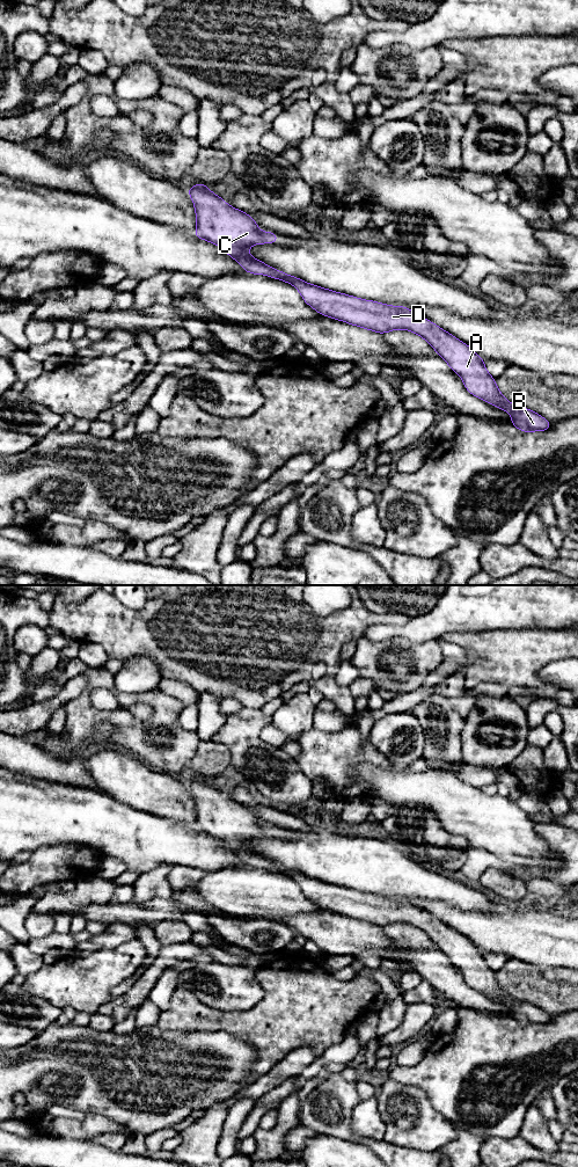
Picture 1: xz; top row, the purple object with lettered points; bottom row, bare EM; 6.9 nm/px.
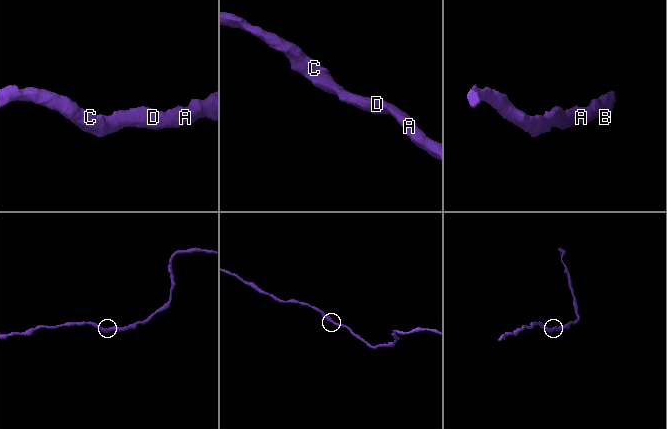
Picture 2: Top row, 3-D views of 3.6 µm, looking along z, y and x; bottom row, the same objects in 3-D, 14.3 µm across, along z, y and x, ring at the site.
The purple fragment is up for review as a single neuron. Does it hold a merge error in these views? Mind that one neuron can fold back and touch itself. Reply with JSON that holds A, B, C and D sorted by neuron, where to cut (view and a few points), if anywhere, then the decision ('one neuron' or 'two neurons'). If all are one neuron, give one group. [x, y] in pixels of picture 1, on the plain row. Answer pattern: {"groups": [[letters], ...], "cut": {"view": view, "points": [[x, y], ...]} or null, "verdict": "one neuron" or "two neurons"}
{"groups": [["A", "B", "C", "D"]], "cut": null, "verdict": "one neuron"}

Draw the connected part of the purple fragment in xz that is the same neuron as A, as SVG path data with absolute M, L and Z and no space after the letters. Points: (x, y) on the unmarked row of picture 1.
M195 778L186 785L196 805L197 820L193 827L221 840L246 866L265 868L295 880L305 896L321 909L379 927L403 922L419 928L461 970L471 989L507 1005L512 1012L511 1018L517 1022L524 1026L550 1022L551 1015L544 1011L512 998L499 985L496 972L484 960L484 953L455 929L410 902L322 882L254 852L248 846L253 838L276 837L278 830L273 825L262 825L253 810L228 798L205 778Z

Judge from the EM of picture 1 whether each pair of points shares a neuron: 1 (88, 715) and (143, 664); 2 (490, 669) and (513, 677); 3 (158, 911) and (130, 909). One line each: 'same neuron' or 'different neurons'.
1: different neurons
2: same neuron
3: same neuron

